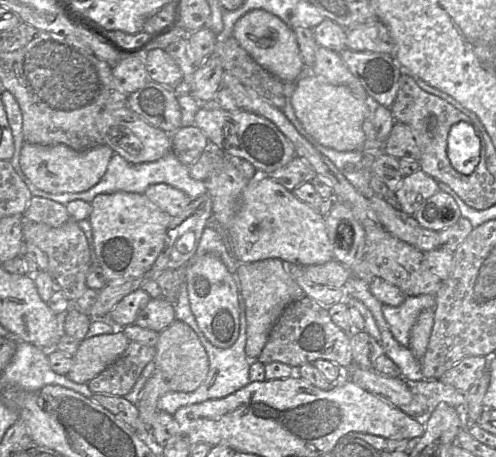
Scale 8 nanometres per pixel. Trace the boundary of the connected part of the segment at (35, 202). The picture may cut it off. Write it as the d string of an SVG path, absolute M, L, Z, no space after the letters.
M33 195L23 213L23 218L52 227L59 227L71 219L64 204Z

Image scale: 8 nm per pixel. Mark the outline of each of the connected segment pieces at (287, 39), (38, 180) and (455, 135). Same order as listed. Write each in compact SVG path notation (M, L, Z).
M253 9L238 19L233 27L233 37L257 64L282 82L296 81L305 66L293 29L263 9Z
M24 142L20 151L20 168L31 183L44 192L83 192L103 177L113 154L114 151L106 144L76 151L65 144L40 145Z
M458 122L450 128L447 156L457 172L469 175L475 170L480 160L480 138L471 123Z

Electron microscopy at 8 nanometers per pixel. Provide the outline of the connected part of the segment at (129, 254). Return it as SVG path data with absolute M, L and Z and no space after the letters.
M117 191L101 193L91 202L89 221L93 245L107 281L141 276L162 251L172 216L150 201L144 193Z

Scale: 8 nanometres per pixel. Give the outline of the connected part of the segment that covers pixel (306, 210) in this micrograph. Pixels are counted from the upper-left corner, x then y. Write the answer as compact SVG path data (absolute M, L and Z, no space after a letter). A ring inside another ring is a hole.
M267 175L248 180L242 192L240 208L231 219L230 237L240 263L278 258L305 266L334 259L325 217Z

